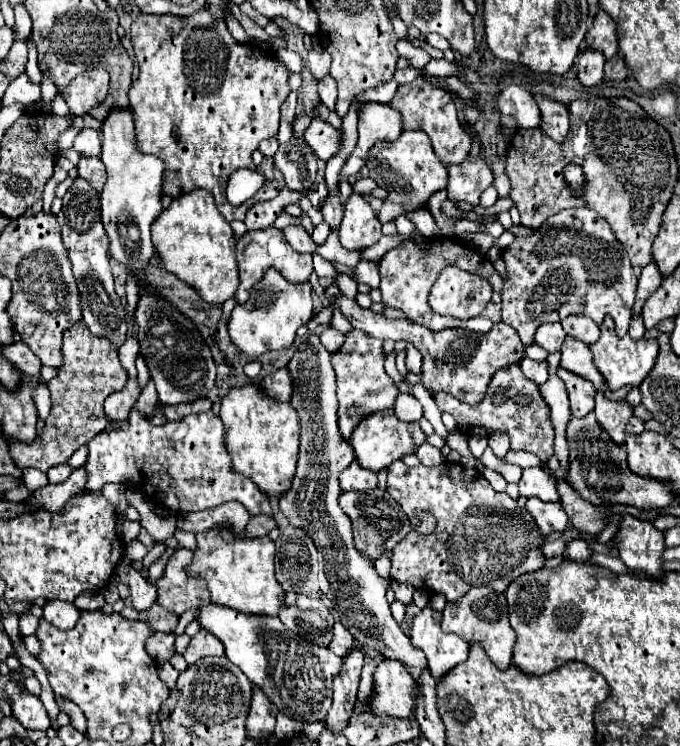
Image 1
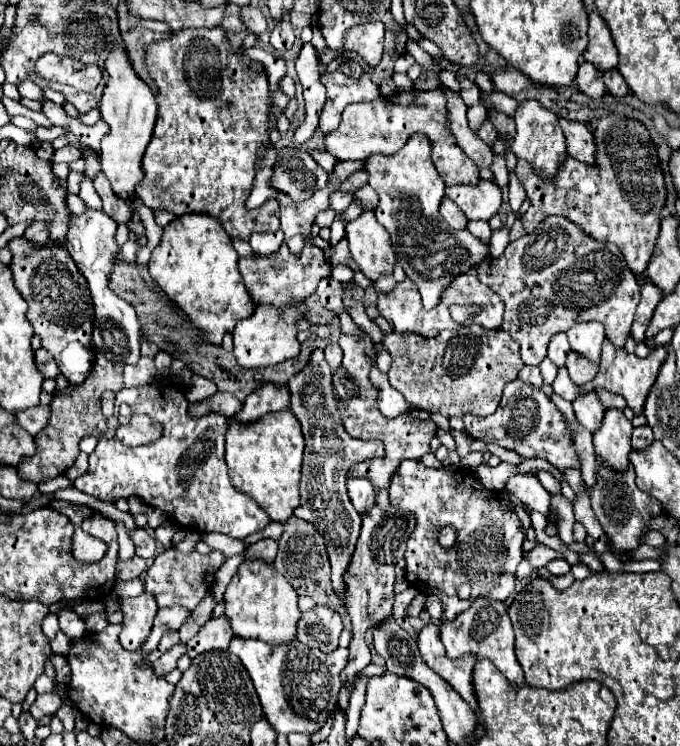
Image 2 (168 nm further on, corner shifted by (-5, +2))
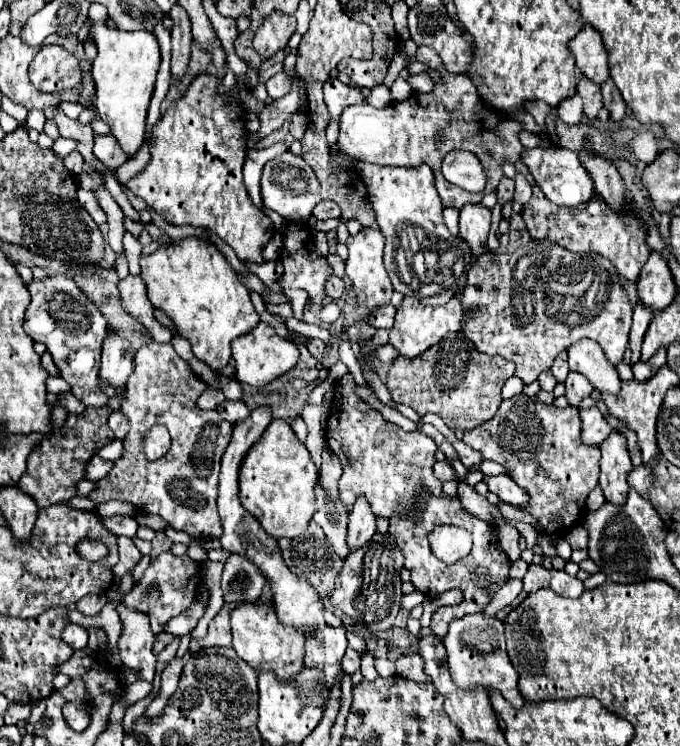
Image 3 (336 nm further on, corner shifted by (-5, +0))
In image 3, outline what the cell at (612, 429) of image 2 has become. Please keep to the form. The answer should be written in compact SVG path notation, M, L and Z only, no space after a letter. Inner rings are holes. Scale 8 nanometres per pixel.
M613 432L603 444L601 444L601 476L599 486L603 488L605 502L611 502L615 506L623 506L627 502L627 476L633 470L627 442L619 432Z

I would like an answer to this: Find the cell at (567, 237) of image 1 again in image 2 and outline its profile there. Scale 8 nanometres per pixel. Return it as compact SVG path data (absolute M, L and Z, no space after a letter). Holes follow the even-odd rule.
M549 216L531 234L525 234L523 238L511 242L503 256L487 256L479 264L479 280L491 286L503 298L505 316L501 328L507 330L513 340L519 342L521 358L529 366L541 364L553 334L567 332L577 322L601 322L613 346L623 348L631 334L631 322L641 298L641 286L637 284L635 274L627 268L619 246L591 240L591 236L587 236L577 224L571 224L571 220L567 220L565 216Z

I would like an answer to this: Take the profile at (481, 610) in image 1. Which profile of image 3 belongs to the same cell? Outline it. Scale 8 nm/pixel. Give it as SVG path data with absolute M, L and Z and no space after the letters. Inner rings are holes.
M481 612L453 620L445 636L445 648L447 648L449 670L455 686L461 686L461 690L473 690L473 688L497 690L513 708L521 708L525 704L517 688L519 676L513 664L509 662L509 656L505 650L505 628L501 620L483 616Z

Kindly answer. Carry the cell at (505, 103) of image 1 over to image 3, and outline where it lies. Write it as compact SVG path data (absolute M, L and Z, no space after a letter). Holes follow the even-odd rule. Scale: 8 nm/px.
M551 146L547 150L533 148L523 154L523 162L527 164L529 172L533 174L535 182L539 184L543 194L559 206L579 206L597 196L591 176L587 174L587 170L581 166L579 158L575 158L575 152L571 152L571 150L565 150L561 146Z

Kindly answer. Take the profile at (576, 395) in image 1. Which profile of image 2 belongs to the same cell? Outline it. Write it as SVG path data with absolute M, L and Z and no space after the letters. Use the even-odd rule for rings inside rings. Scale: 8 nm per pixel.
M595 390L581 392L573 400L573 410L575 410L575 416L577 416L579 424L583 424L587 430L595 432L601 426L605 408L603 408L603 404L601 404L601 400L599 400Z

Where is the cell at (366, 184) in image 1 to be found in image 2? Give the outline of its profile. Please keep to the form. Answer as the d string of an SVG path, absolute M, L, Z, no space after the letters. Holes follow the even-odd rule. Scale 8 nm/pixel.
M333 192L331 194L331 208L335 210L335 212L343 212L343 210L347 210L347 206L353 202L353 196L355 196L355 192Z

